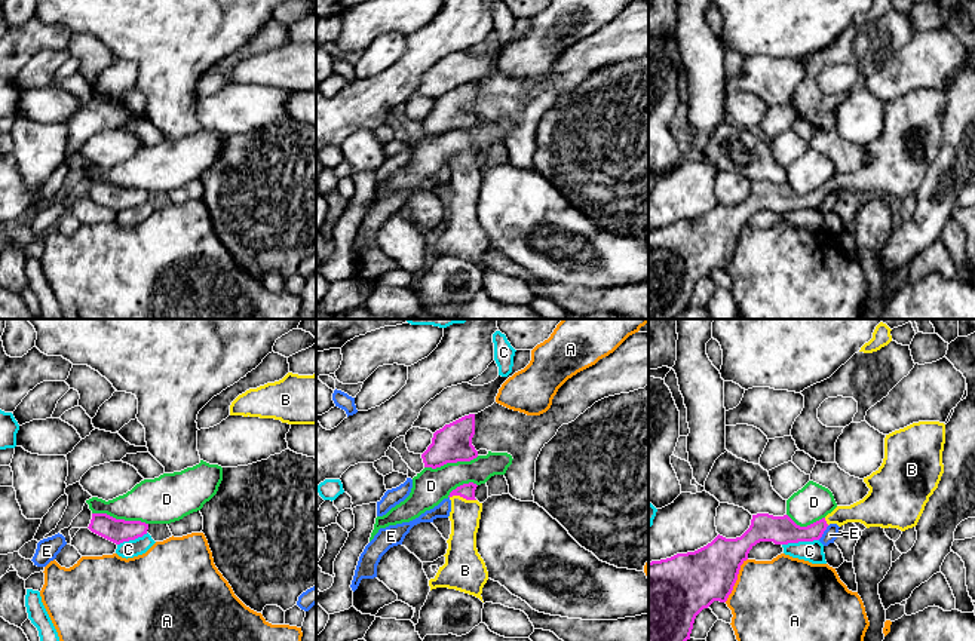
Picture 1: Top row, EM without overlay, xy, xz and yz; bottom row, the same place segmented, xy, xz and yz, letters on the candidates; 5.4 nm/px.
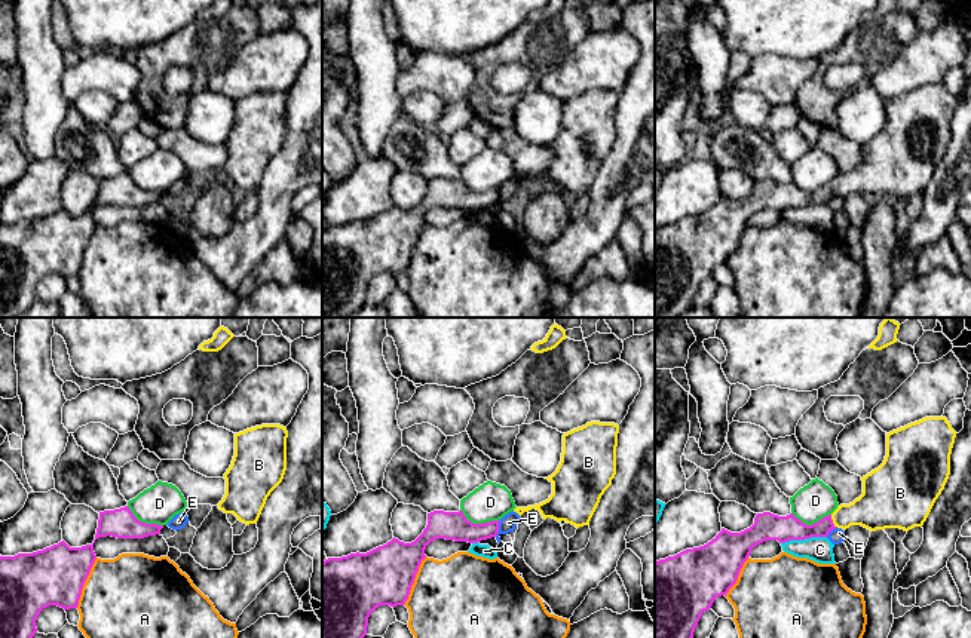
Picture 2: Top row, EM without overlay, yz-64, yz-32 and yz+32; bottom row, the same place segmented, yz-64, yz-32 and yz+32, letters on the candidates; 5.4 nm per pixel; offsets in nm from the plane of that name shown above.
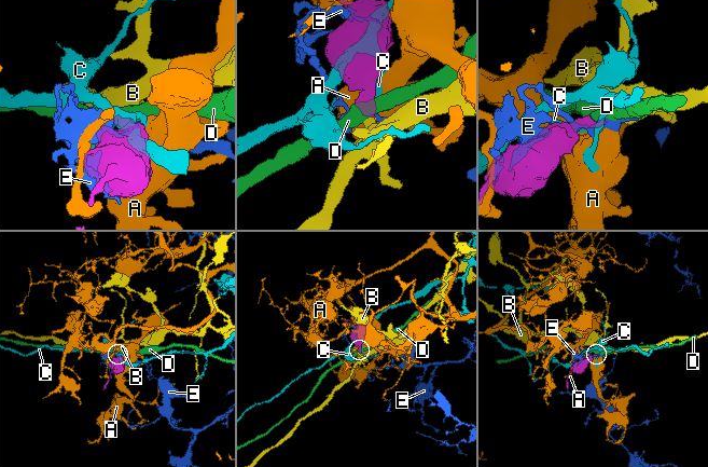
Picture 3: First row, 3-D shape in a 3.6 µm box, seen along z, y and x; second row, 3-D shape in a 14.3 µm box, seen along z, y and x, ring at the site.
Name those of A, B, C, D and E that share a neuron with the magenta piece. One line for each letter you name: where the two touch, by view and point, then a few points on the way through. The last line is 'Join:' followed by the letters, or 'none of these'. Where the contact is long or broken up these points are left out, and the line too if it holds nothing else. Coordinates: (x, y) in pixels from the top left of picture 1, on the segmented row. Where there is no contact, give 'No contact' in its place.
B: Touches magenta at xz (463, 497). Path across: xz (466, 490), (463, 497), (465, 515)
Join: B

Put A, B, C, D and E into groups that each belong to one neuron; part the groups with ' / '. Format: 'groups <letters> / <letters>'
groups A / B / C / D / E

